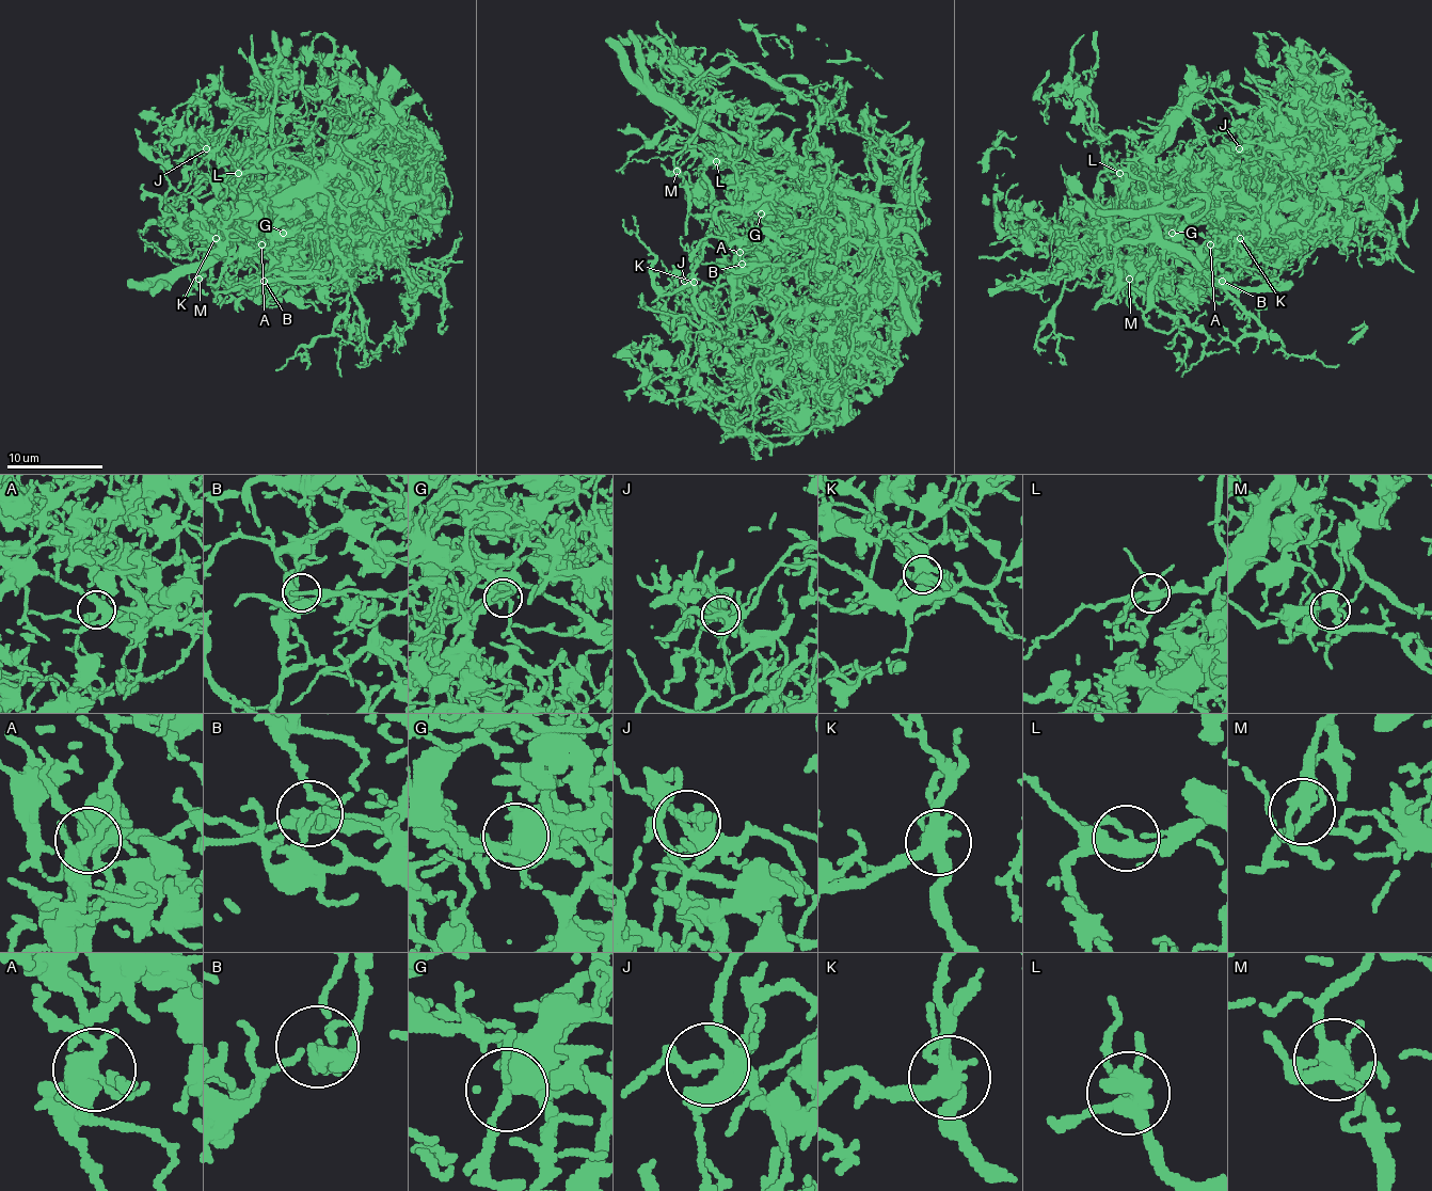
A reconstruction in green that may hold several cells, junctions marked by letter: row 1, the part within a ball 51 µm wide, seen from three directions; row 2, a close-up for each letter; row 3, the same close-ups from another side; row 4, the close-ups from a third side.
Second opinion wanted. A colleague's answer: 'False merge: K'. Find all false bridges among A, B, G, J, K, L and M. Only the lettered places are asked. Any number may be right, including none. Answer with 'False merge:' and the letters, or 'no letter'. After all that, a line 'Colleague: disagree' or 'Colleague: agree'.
False merge: K
Colleague: agree

